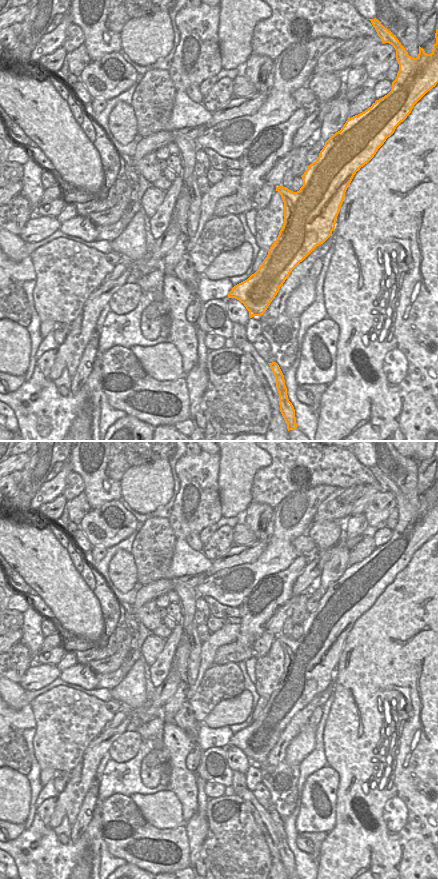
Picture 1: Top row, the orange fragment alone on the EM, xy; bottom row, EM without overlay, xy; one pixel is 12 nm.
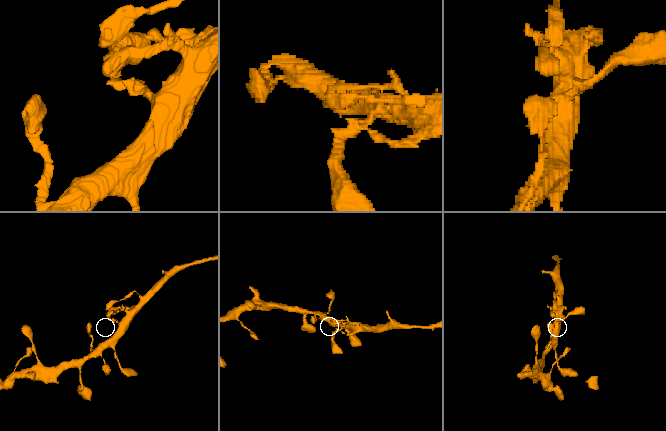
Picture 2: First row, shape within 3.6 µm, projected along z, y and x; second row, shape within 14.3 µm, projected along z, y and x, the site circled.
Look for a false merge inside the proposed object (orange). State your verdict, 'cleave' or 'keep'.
keep

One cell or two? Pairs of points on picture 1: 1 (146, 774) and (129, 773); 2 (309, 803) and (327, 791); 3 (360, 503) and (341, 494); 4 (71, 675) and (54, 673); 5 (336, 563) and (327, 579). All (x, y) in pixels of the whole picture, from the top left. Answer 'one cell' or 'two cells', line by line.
1: two cells
2: one cell
3: two cells
4: two cells
5: one cell

